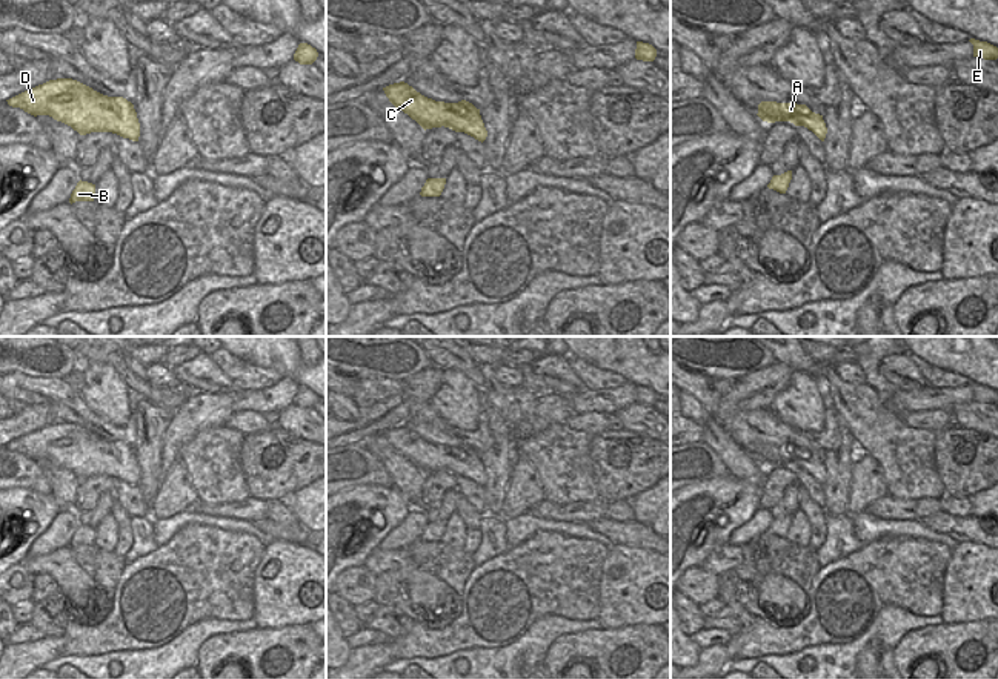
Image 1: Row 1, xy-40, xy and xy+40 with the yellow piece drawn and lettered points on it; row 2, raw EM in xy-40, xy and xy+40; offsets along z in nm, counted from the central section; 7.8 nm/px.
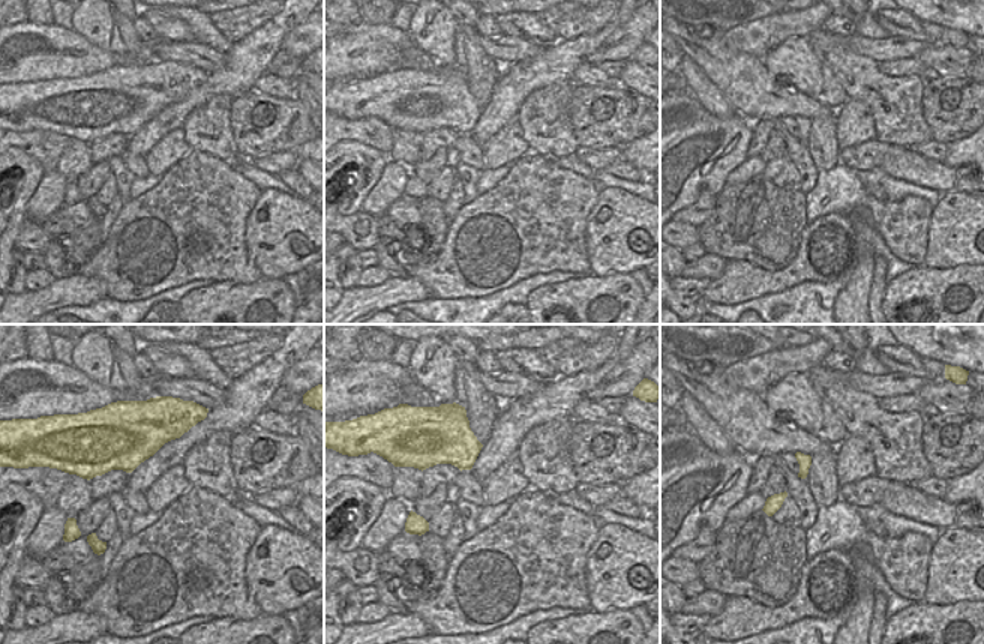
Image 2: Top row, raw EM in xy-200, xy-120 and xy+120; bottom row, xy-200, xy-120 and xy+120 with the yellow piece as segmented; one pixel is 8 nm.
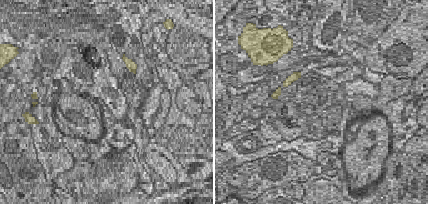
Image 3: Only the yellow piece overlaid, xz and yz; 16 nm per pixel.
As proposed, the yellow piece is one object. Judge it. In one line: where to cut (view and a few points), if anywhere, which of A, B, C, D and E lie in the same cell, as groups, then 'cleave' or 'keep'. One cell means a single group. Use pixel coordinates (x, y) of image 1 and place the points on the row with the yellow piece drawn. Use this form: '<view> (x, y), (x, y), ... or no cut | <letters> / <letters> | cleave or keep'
no cut | A B C D E | keep

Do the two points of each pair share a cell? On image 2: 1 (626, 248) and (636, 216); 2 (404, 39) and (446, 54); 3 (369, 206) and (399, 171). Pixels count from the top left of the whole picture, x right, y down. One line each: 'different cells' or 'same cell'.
1: same cell
2: different cells
3: same cell

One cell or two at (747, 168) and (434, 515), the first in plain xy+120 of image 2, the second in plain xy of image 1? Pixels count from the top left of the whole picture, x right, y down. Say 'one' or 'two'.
two

